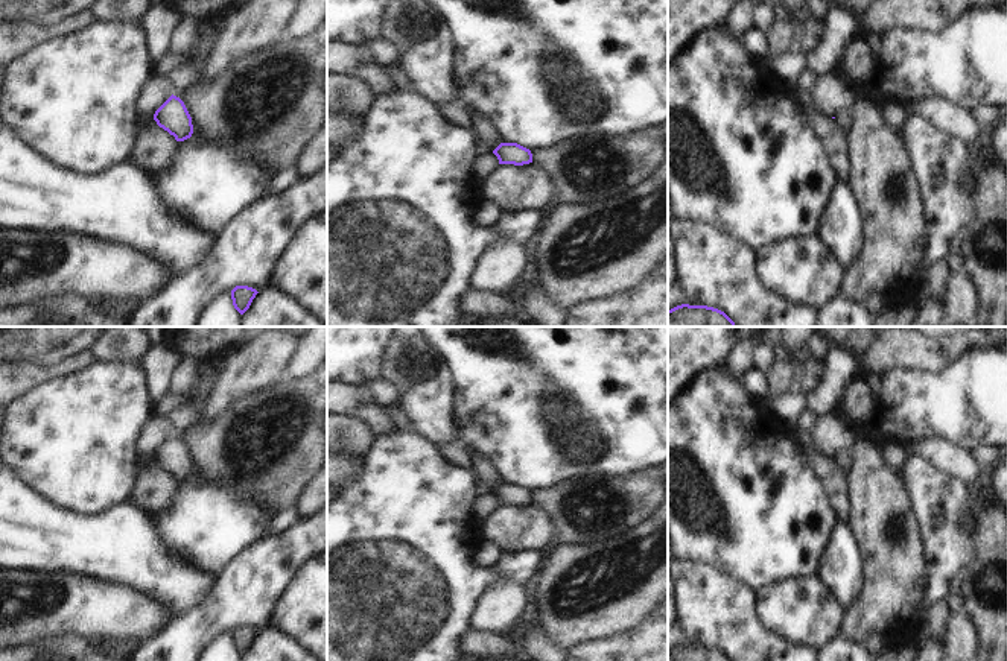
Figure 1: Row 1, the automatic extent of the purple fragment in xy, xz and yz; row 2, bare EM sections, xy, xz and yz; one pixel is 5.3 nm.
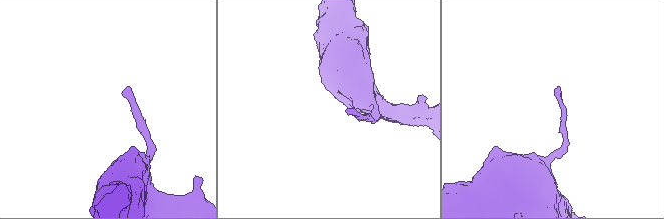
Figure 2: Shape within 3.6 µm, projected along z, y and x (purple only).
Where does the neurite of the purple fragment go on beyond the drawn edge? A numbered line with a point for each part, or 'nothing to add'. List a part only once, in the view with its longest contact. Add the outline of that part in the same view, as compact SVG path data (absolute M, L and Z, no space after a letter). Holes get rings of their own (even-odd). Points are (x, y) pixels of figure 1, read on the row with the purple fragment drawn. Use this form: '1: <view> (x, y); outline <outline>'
nothing to add

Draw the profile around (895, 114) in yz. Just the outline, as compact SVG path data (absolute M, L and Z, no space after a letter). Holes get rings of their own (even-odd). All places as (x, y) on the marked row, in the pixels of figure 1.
M887 103L882 106L882 114L887 120L887 123L894 129L894 132L899 135L899 129L907 120L908 114L905 112L904 106L901 103Z

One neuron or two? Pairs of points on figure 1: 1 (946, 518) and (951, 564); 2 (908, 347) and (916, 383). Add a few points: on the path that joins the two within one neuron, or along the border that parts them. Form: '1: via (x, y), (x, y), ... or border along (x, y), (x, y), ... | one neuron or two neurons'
1: via (946, 529), (948, 553) | one neuron
2: border along (948, 365), (937, 373), (898, 368), (876, 371) | two neurons

